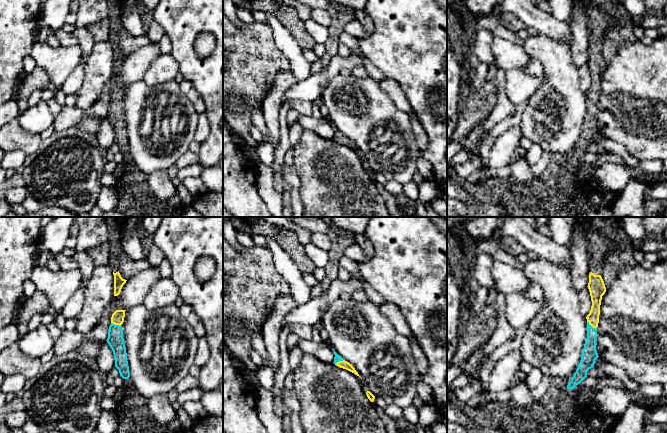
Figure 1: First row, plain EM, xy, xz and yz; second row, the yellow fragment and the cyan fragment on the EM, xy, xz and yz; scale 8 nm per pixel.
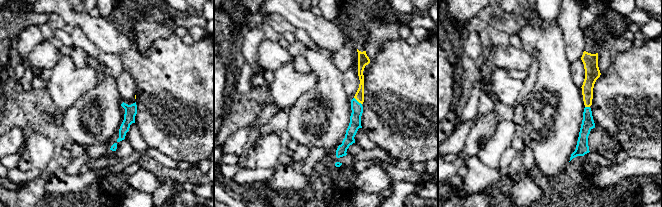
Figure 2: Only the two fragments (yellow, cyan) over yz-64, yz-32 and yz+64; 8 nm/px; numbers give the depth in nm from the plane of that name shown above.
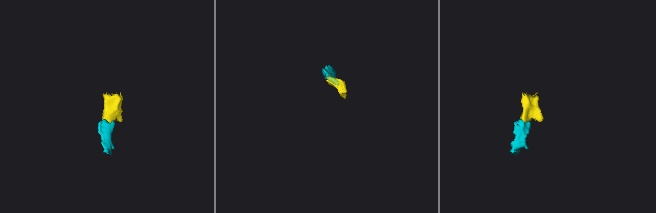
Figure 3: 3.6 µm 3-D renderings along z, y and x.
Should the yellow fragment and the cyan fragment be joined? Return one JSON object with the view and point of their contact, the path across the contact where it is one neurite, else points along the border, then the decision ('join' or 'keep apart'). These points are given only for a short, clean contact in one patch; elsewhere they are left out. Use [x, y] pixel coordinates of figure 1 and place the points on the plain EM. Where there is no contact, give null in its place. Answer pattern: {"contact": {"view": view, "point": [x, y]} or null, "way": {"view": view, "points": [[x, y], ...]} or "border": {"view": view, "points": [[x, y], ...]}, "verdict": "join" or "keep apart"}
{"contact": {"view": "yz", "point": [592, 102]}, "way": {"view": "yz", "points": [[596, 72], [592, 102], [589, 130]]}, "verdict": "join"}

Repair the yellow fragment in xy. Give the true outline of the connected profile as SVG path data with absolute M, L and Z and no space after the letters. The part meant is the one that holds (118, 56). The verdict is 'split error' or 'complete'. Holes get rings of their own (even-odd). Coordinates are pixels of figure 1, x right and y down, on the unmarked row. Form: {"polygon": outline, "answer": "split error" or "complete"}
{"polygon": "M118 48L114 49L114 72L118 72L121 68L121 65L123 63L123 61L126 59L127 56L123 55Z", "answer": "complete"}

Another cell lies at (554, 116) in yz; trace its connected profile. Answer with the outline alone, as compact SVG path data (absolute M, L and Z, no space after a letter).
M529 35L523 48L541 62L545 82L527 101L521 134L552 153L552 168L563 169L578 144L587 114L579 69L572 62L571 46L561 40Z

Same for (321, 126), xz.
M299 115L296 122L300 124L303 131L312 131L324 139L334 138L334 127L327 118Z

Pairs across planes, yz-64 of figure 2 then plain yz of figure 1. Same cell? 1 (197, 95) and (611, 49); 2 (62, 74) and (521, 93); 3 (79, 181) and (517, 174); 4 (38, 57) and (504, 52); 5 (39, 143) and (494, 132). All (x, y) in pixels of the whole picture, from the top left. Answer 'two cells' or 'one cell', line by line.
1: two cells
2: one cell
3: one cell
4: one cell
5: two cells

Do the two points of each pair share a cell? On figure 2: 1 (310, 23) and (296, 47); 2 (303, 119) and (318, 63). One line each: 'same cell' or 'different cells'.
1: different cells
2: same cell

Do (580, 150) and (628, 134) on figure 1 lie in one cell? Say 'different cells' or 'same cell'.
different cells

